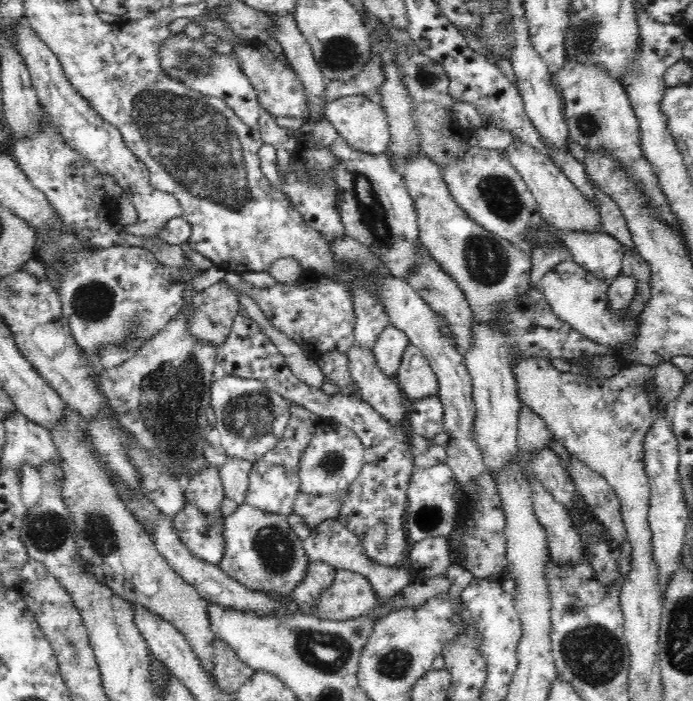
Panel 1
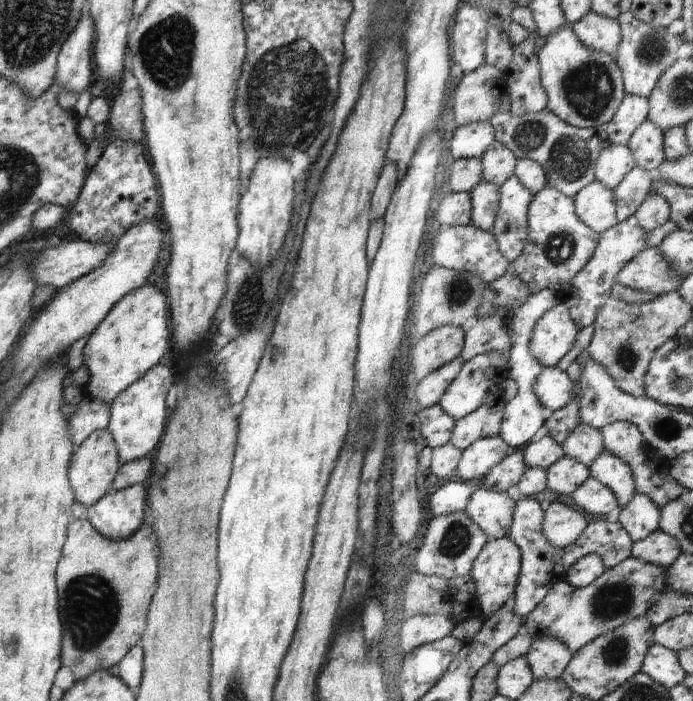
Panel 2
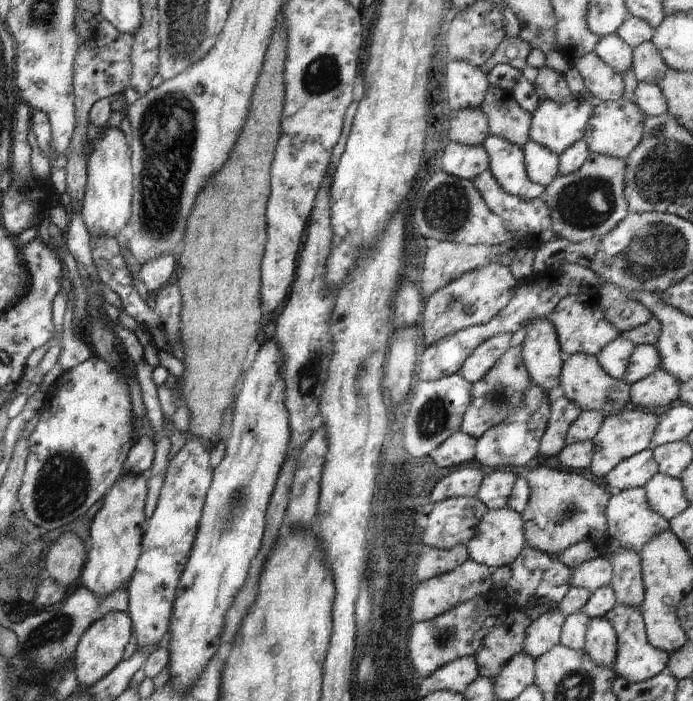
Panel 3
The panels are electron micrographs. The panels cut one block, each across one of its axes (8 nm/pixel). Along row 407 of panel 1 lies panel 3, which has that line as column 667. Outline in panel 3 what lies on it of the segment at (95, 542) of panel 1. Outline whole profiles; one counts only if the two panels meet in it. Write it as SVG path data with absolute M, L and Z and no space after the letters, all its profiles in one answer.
M650 41L633 48L632 69L639 82L660 84L669 67Z

